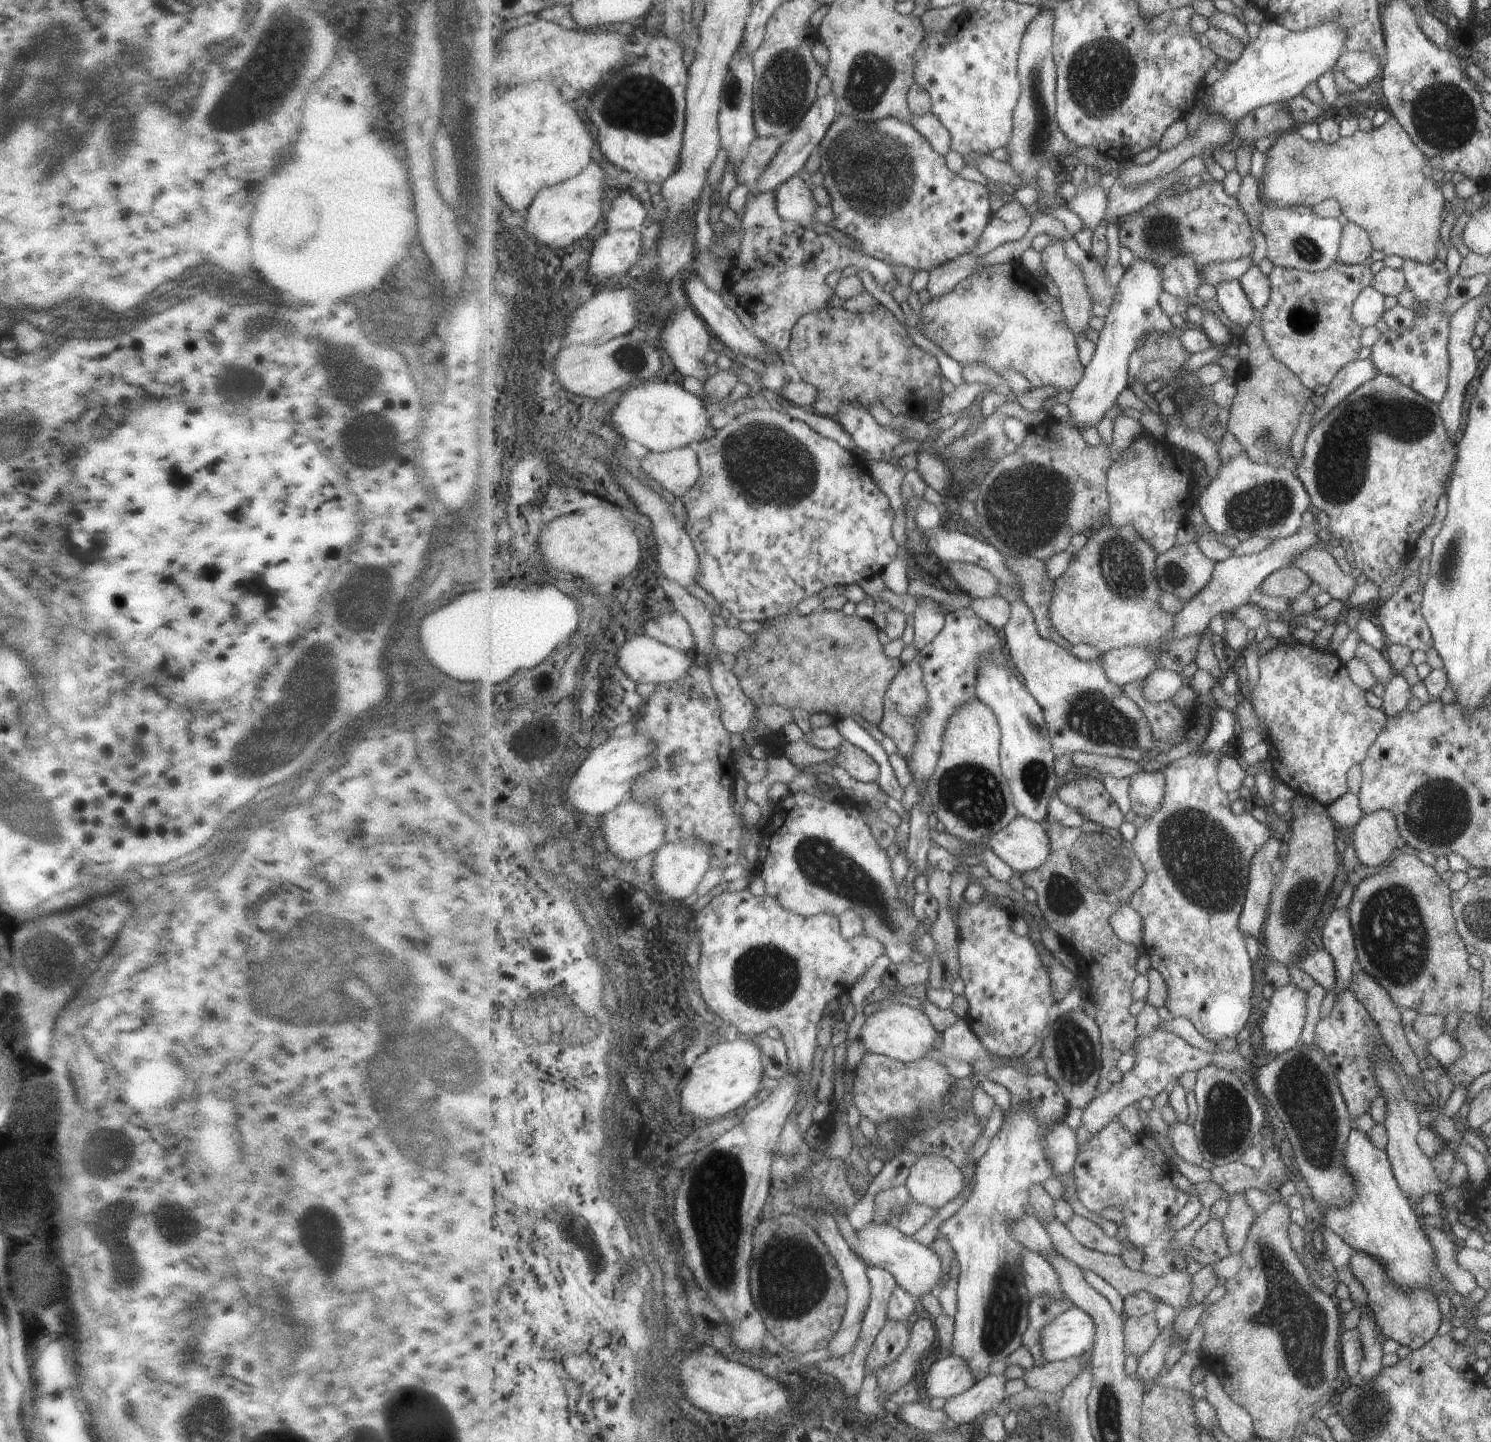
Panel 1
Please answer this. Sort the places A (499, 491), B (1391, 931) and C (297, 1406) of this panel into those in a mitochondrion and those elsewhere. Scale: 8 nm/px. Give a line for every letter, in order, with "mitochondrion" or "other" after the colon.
A: other
B: mitochondrion
C: other

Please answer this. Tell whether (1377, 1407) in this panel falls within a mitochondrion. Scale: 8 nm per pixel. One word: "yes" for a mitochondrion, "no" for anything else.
yes

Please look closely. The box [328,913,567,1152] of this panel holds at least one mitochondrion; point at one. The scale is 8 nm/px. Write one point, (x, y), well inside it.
(532, 996)

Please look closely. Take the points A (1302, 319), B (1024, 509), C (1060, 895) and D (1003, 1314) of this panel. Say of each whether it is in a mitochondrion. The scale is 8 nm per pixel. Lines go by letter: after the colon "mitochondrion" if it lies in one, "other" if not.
A: mitochondrion
B: mitochondrion
C: mitochondrion
D: mitochondrion

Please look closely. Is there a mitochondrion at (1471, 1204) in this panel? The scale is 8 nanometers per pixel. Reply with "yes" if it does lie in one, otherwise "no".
no

